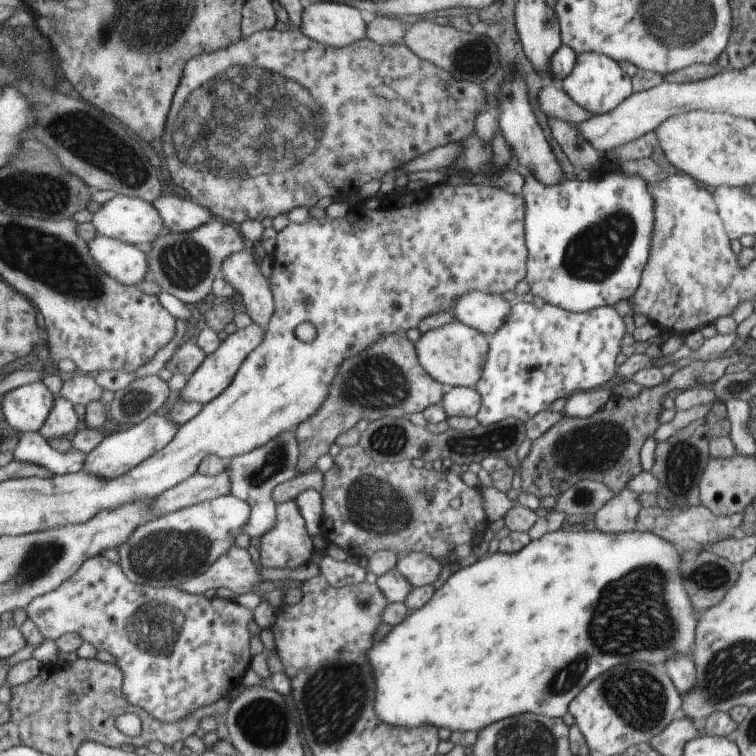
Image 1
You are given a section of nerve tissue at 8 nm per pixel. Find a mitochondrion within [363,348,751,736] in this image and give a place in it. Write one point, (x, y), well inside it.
(641, 600)

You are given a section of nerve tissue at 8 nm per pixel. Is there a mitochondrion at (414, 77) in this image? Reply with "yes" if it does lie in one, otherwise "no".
no

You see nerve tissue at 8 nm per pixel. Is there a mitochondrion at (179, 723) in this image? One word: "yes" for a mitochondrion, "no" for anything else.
no

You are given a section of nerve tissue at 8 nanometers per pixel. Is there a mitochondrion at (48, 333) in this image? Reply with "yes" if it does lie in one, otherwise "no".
no

